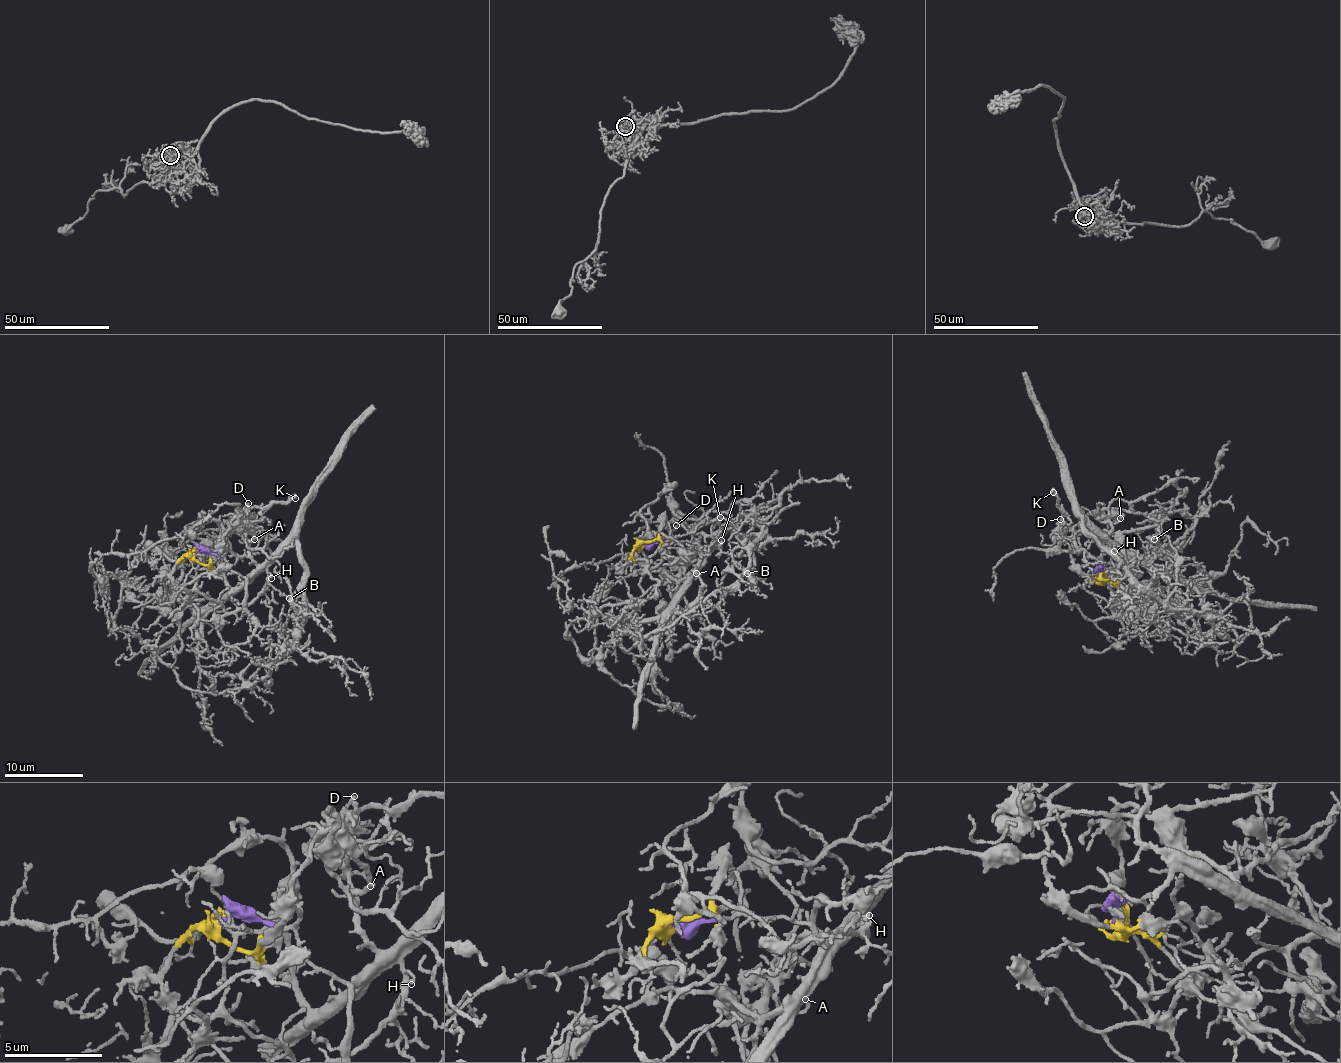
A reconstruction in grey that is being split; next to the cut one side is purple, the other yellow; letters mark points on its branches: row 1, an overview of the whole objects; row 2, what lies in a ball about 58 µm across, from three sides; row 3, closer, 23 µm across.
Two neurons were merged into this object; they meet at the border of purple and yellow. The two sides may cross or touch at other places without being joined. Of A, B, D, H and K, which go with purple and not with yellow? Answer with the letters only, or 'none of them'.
A, B, H

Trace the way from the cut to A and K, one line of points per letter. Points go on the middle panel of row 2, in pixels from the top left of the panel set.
A: (642, 543), (672, 539), (697, 543), (704, 549), (697, 548), (684, 574), (695, 578), (696, 573)
K: (642, 543), (656, 537), (663, 520), (665, 527), (675, 522), (696, 526), (720, 516)

